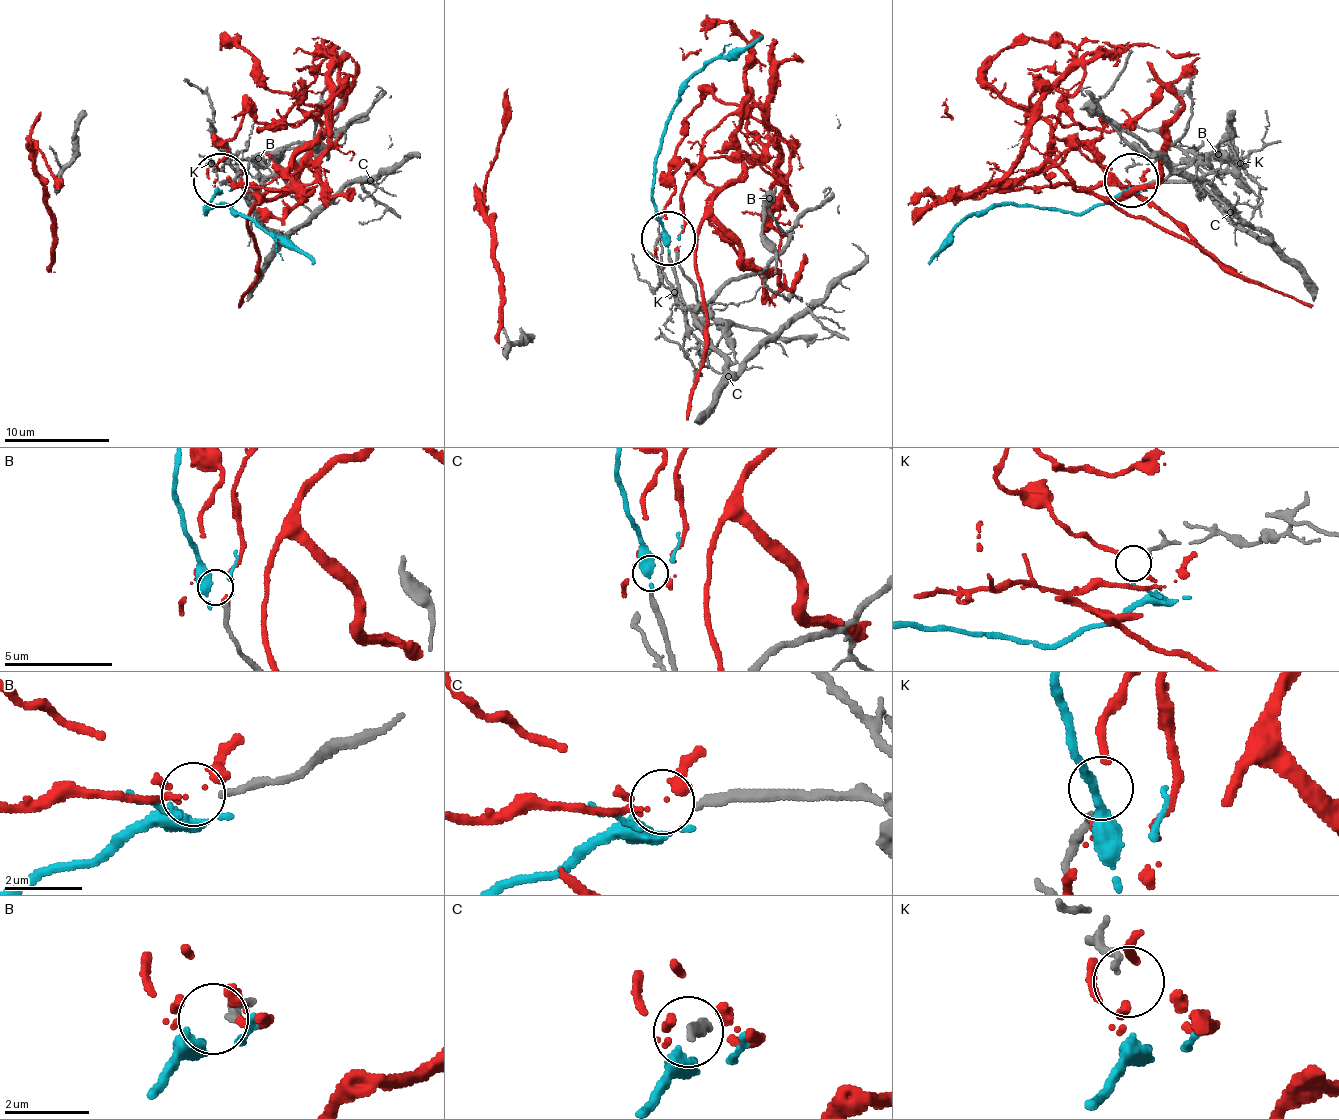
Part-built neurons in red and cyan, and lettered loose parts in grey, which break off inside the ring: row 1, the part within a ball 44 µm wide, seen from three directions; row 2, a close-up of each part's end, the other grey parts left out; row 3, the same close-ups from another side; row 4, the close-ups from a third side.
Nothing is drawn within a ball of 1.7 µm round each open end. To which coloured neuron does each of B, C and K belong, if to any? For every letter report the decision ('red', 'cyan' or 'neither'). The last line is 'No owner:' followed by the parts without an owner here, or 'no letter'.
B: neither
C: neither
K: neither
No owner: B, C, K

